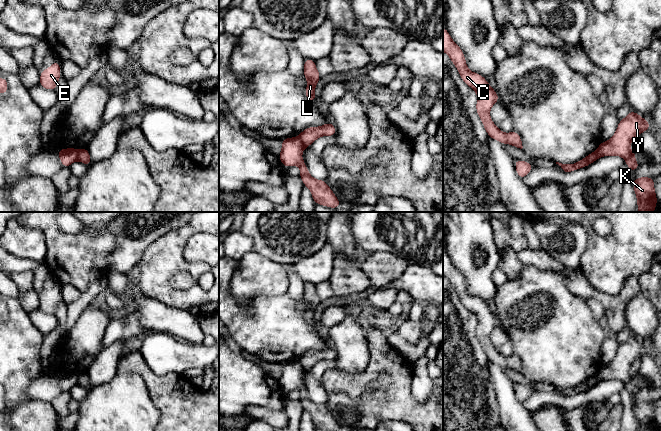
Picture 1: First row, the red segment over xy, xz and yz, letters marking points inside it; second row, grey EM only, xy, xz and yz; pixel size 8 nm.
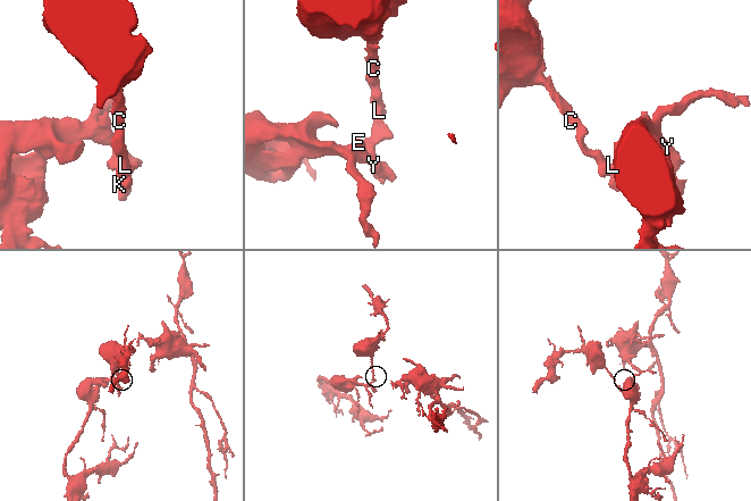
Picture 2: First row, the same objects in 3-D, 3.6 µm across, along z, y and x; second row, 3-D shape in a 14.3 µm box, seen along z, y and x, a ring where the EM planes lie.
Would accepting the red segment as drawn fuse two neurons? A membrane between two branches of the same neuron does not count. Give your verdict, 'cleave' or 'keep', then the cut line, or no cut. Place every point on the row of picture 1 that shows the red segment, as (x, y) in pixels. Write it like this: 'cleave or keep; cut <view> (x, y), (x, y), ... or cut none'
cleave; cut xz (298, 137), (305, 147)

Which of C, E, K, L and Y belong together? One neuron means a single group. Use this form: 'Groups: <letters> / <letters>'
Groups: C L / E K Y

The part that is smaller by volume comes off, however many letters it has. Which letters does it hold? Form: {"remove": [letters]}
{"remove": ["C", "L"]}

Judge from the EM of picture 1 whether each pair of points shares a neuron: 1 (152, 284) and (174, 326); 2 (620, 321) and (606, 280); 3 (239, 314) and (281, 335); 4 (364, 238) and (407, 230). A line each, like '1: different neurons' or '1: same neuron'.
1: different neurons
2: different neurons
3: same neuron
4: same neuron

